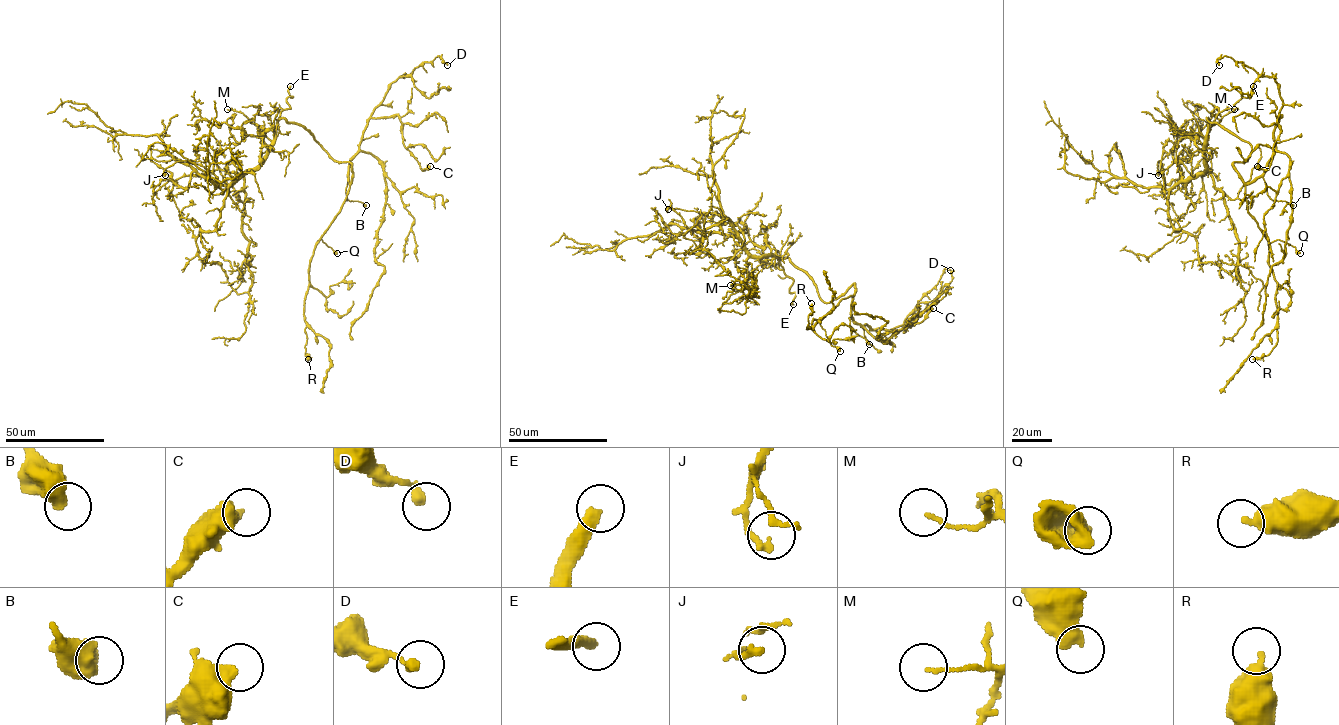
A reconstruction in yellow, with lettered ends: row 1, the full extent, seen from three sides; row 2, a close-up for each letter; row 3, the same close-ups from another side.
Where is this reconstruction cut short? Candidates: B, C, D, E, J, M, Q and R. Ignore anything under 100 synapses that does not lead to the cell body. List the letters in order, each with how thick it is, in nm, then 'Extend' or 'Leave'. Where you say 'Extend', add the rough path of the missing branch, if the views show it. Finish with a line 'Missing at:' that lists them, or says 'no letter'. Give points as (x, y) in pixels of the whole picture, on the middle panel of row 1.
B: Thickness 600 nm. Leave
C: Thickness 440 nm. Leave
D: Thickness 260 nm. Leave
E: Thickness 400 nm. Extend. Course of what is missing: (793, 304), (774, 318), (777, 322), (774, 322)
J: Thickness 220 nm. Leave
M: Thickness 100 nm. Leave
Q: Thickness 500 nm. Leave
R: Thickness 440 nm. Leave
Missing at: E

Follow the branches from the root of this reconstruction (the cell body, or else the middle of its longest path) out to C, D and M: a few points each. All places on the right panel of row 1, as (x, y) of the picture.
C: (1234, 135), (1251, 153), (1233, 169), (1253, 182), (1275, 150), (1280, 114), (1270, 167), (1257, 166)
D: (1234, 135), (1251, 153), (1233, 169), (1253, 182), (1275, 150), (1279, 86), (1230, 57), (1219, 57), (1219, 65)
M: (1234, 135), (1207, 118), (1207, 141), (1208, 129), (1234, 109)

